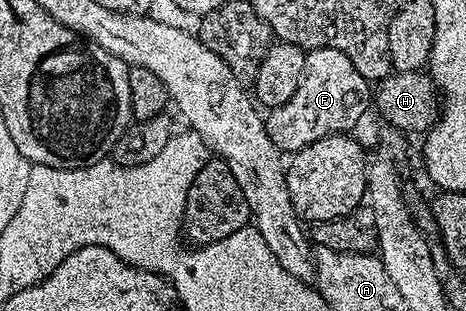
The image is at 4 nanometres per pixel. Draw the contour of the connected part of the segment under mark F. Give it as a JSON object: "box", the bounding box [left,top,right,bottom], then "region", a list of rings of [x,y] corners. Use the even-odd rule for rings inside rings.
{"box":[265,49,371,155],"region":[[[311,49],[305,54],[305,66],[299,87],[287,103],[268,110],[265,130],[275,147],[292,155],[303,147],[332,133],[349,133],[371,109],[371,82],[355,71],[355,63],[334,49]]]}

